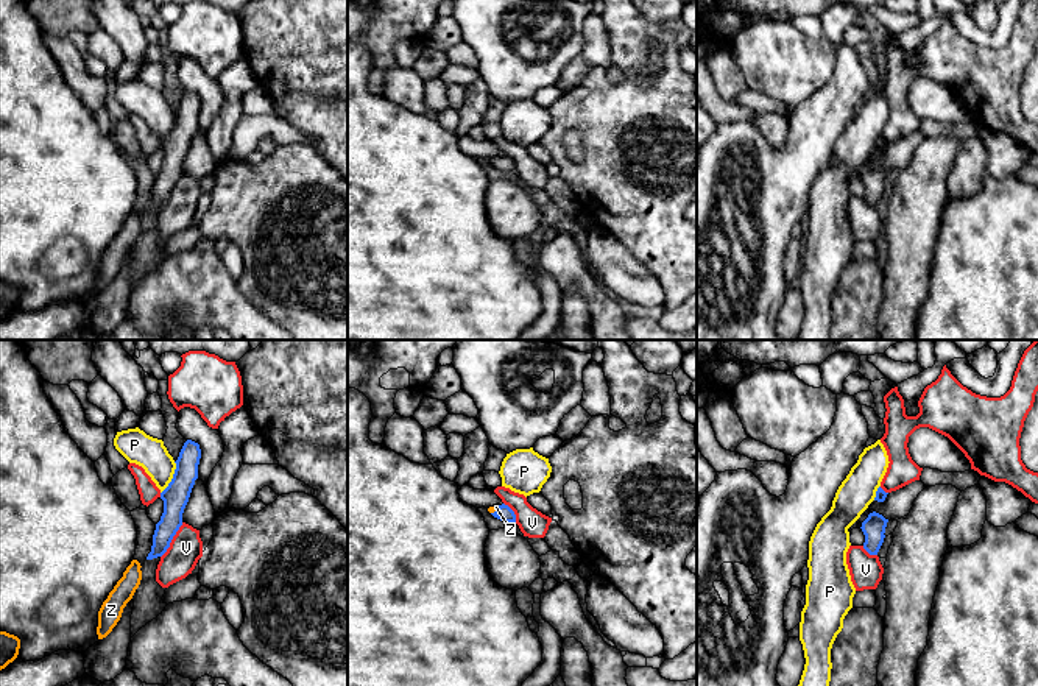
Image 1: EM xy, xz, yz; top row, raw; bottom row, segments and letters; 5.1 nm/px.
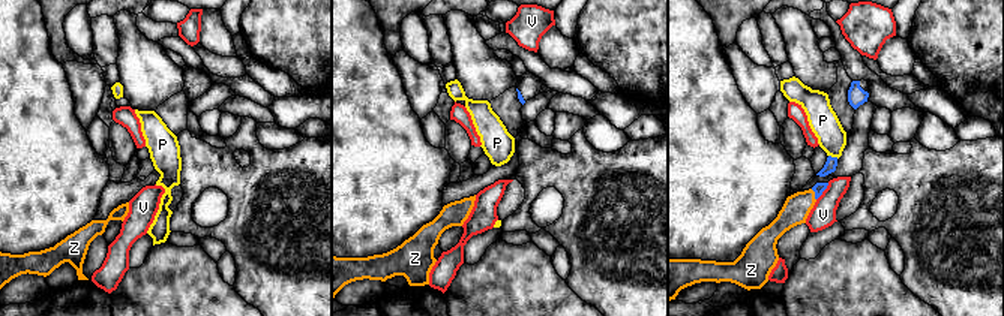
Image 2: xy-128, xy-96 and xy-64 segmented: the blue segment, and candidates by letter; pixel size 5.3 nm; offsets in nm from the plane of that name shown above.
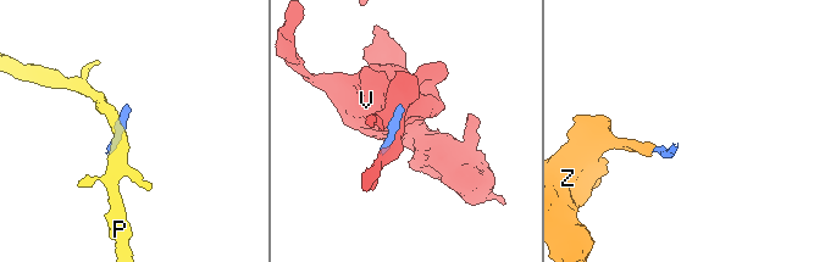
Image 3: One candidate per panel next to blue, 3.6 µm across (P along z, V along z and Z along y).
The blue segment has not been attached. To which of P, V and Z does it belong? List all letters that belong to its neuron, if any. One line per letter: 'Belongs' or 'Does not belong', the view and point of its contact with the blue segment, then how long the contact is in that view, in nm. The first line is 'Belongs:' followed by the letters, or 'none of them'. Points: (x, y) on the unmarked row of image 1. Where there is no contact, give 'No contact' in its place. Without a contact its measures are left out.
Belongs: Z
P: Does not belong. Touches blue at xy (173, 128). Shared border 180 nm
V: Does not belong. Touches blue at xy (172, 189). Shared border 220 nm
Z: Belongs. Touches blue at xz (497, 161). Shared border 60 nm

